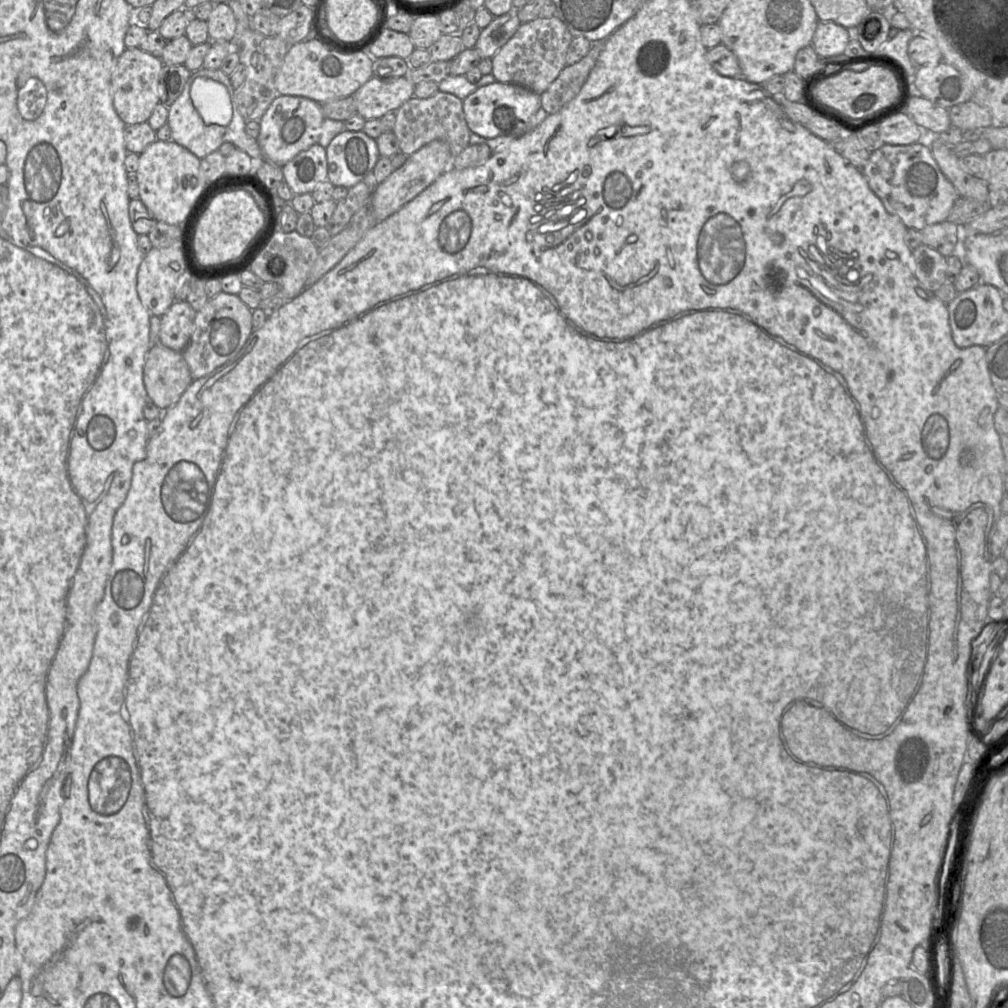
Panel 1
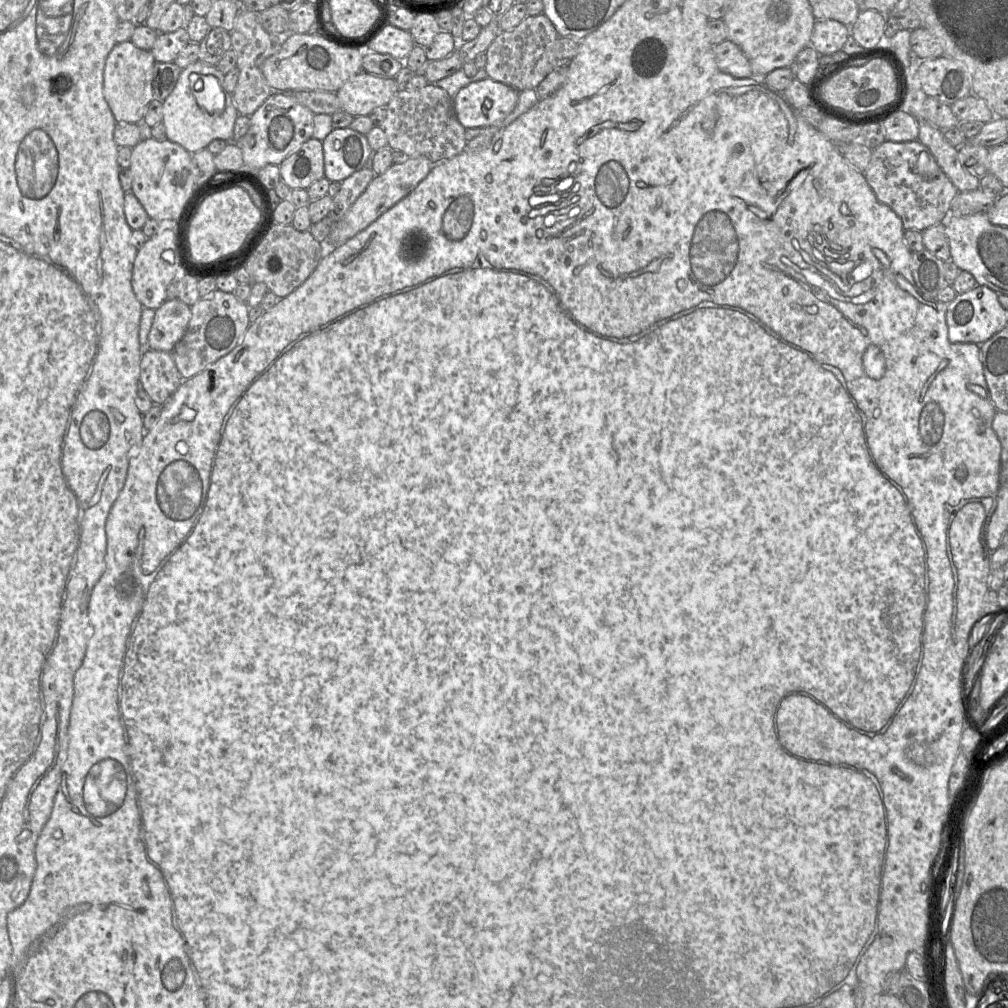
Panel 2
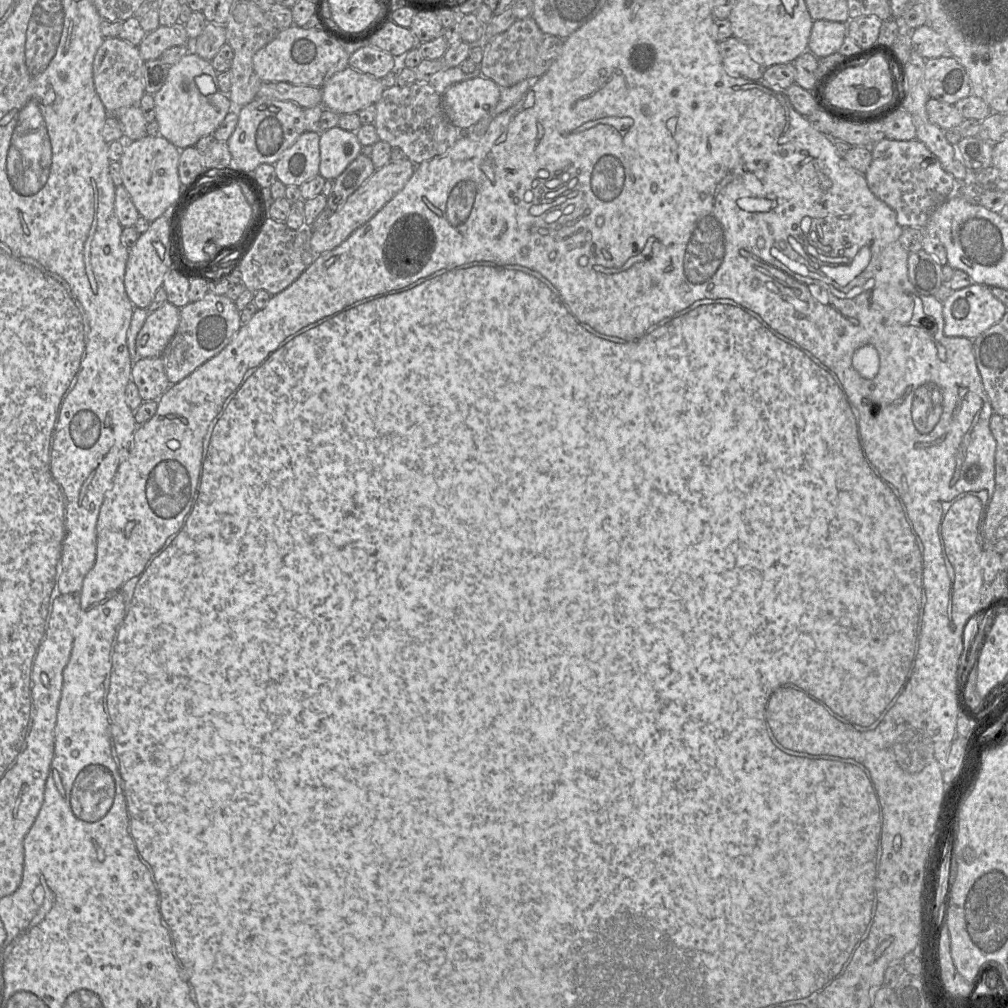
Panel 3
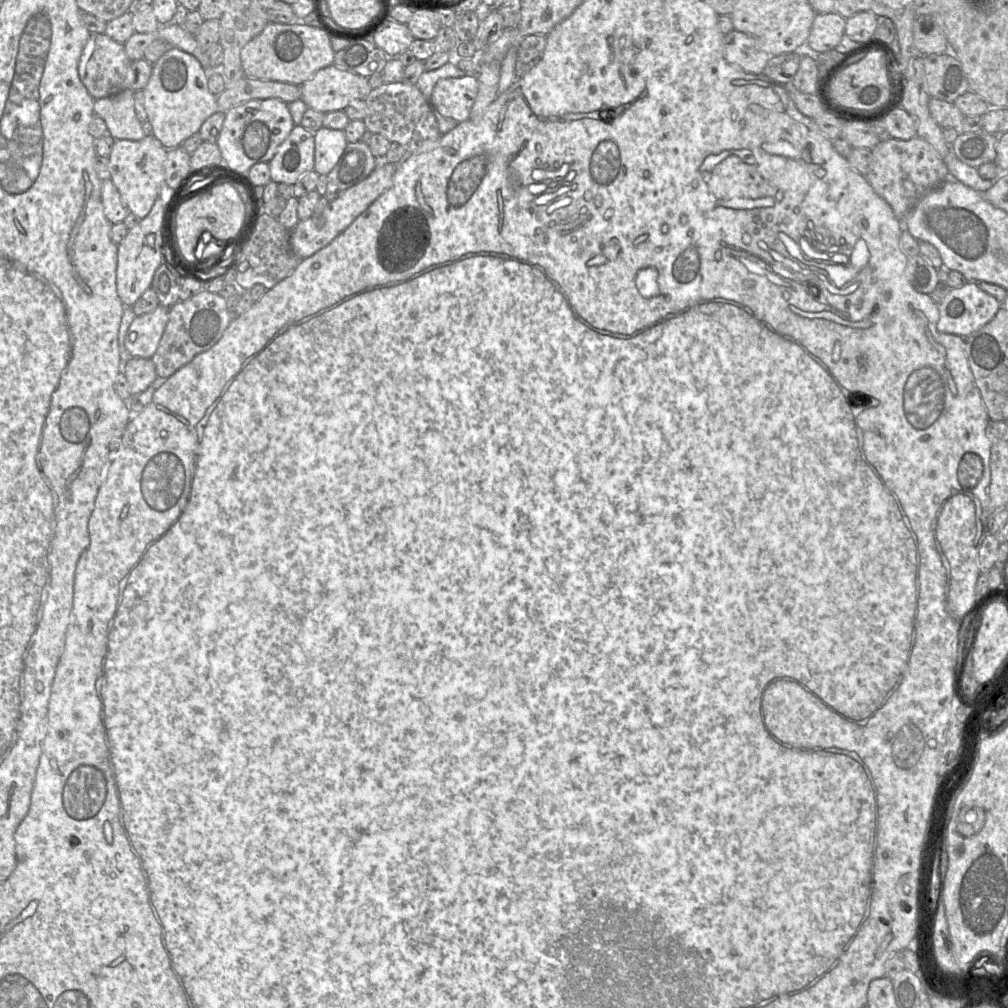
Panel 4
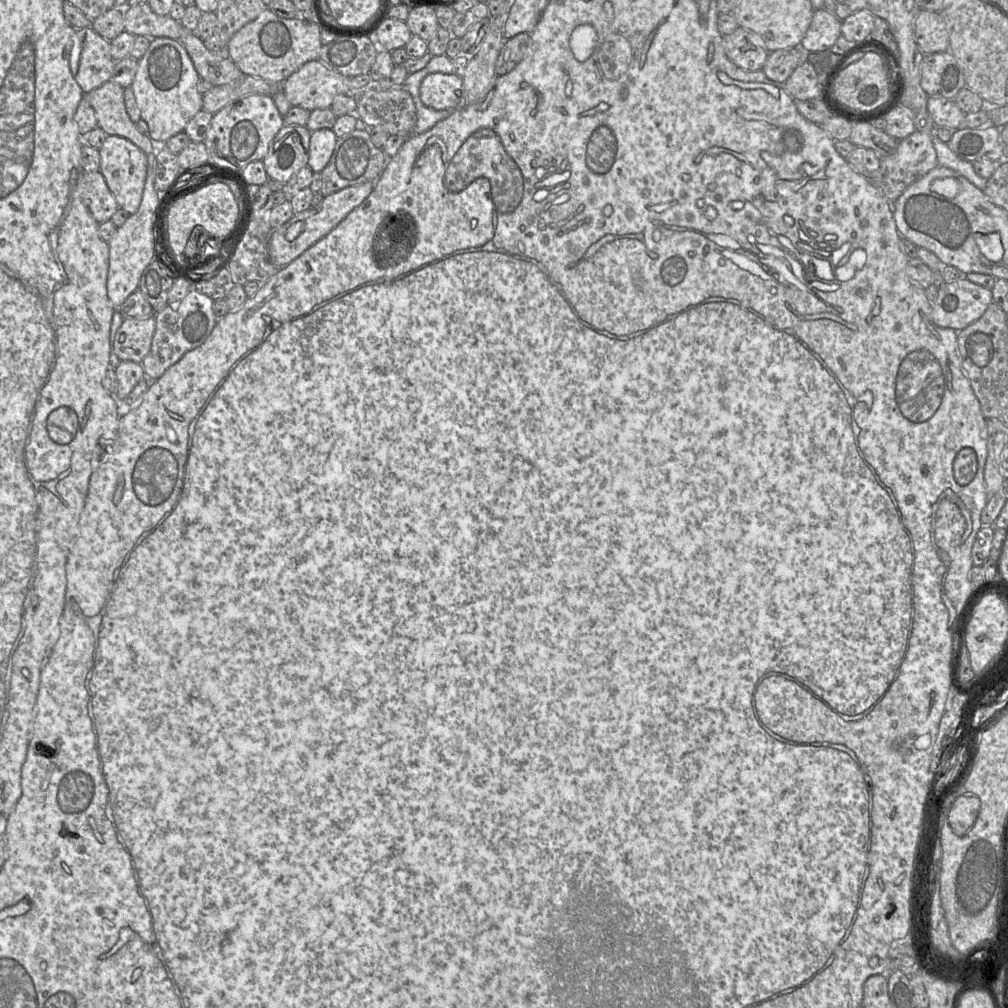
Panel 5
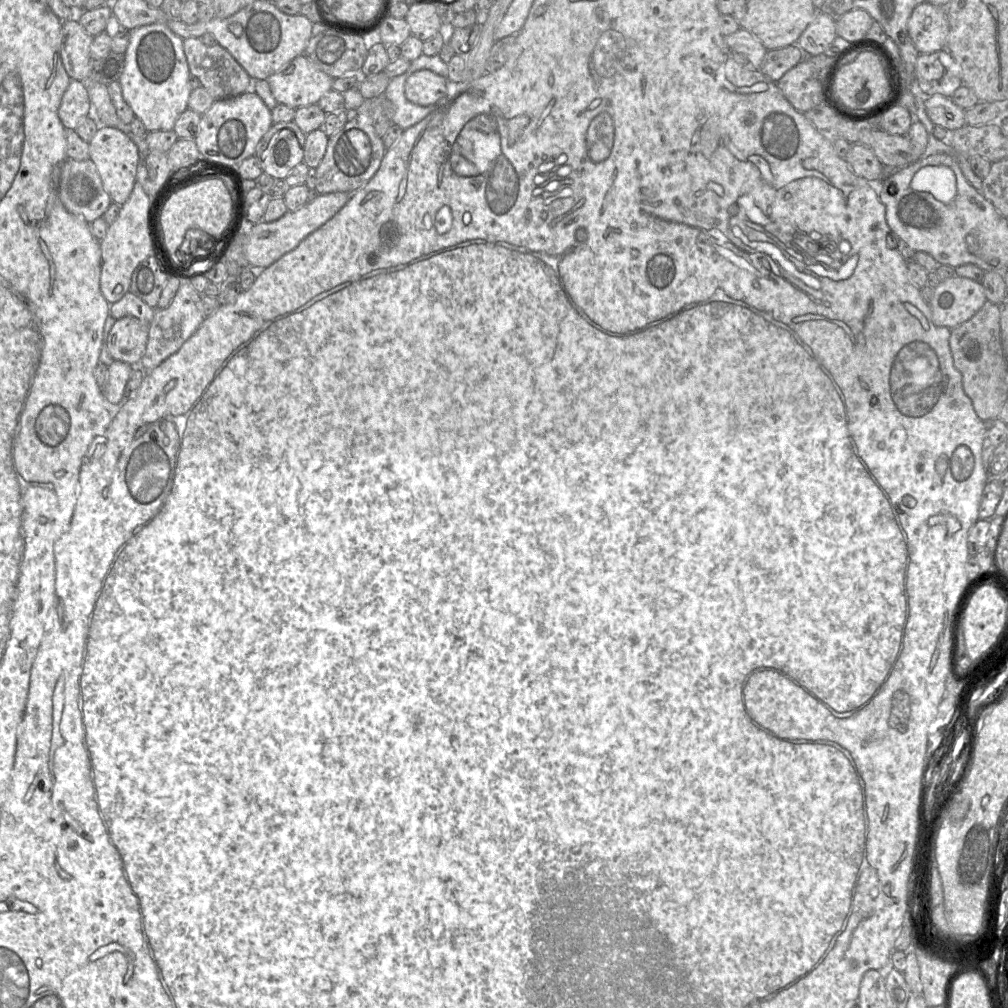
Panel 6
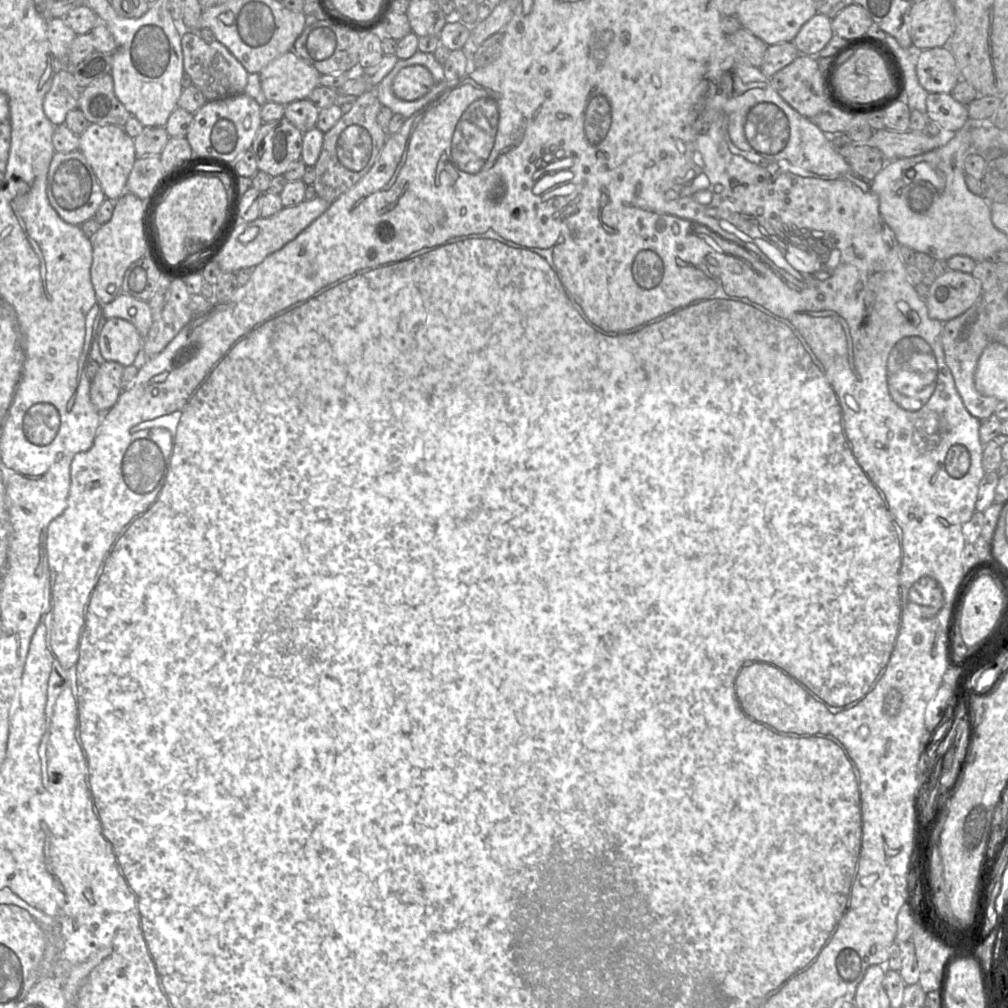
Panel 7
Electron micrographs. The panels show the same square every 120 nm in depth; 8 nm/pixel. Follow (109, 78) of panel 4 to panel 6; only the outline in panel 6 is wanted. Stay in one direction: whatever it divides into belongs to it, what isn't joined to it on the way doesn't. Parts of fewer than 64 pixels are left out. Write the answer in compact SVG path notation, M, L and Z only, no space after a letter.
M77 18L63 21L61 58L71 79L87 81L91 72L90 47L93 36L88 34Z

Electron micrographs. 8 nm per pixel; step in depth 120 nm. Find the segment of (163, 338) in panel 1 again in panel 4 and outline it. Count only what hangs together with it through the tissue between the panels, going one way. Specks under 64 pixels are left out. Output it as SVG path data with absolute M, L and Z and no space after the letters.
M158 306L153 311L136 316L130 324L124 346L132 358L151 358L168 322L169 308Z

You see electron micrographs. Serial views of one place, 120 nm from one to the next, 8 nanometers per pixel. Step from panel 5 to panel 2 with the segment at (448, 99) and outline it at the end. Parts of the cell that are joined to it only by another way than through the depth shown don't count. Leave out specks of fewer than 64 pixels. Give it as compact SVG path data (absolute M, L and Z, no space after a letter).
M489 77L461 88L453 98L458 121L466 128L488 127L515 109L519 92Z

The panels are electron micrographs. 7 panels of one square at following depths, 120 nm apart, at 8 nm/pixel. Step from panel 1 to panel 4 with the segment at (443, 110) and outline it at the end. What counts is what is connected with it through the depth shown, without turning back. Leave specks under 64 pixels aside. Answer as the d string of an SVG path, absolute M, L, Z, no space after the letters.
M384 83L370 91L365 98L365 103L366 116L363 121L367 134L379 133L390 142L402 145L408 154L430 150L442 136L431 104L416 84Z

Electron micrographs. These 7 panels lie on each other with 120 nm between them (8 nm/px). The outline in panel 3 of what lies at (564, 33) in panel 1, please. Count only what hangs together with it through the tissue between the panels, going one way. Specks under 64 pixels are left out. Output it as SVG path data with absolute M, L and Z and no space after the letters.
M532 17L516 20L506 31L491 39L485 39L482 61L479 65L482 75L494 81L500 88L507 88L529 78L537 49L544 38Z

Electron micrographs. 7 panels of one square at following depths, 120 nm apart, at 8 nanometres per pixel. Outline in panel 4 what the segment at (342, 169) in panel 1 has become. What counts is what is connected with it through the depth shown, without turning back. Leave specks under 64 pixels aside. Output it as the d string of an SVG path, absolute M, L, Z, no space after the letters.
M321 127L314 133L314 142L314 171L319 175L327 175L348 144L344 130Z

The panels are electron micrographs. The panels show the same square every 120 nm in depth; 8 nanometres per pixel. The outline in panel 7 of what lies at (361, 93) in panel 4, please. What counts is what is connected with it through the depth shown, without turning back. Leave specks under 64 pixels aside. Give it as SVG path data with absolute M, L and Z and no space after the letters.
M294 51L276 58L259 73L266 100L284 106L307 99L320 86L320 76L315 68Z

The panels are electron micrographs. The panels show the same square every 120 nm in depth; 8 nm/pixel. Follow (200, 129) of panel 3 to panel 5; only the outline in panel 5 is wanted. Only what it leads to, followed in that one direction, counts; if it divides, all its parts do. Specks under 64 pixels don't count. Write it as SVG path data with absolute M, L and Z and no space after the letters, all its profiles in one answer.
M167 37L151 39L150 45L138 60L138 69L131 85L141 118L149 127L149 137L163 145L174 135L184 132L188 122L202 110L203 98L197 85L199 74L179 40Z

